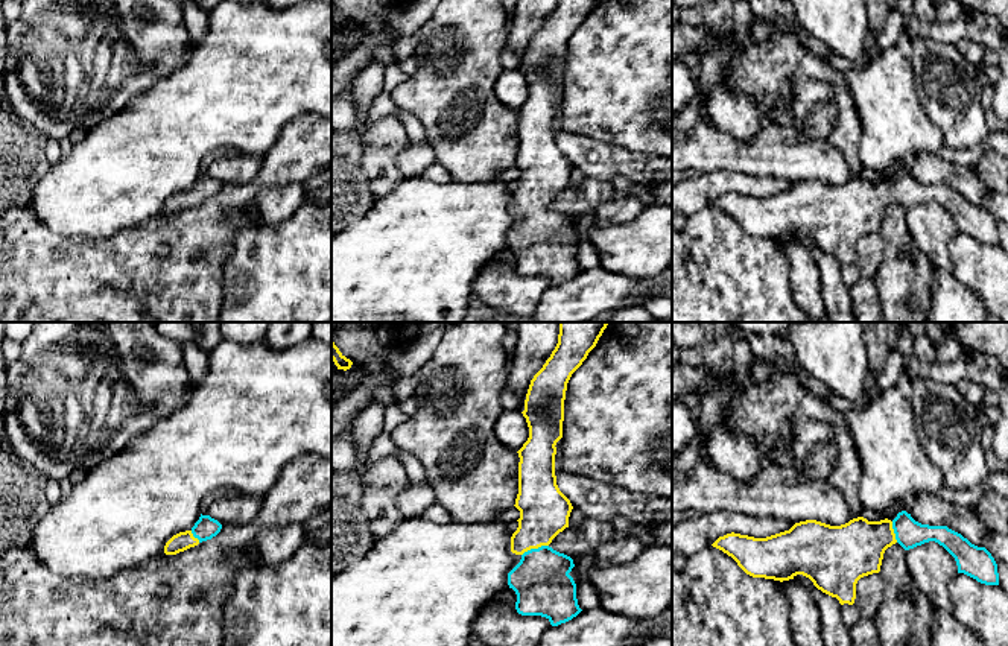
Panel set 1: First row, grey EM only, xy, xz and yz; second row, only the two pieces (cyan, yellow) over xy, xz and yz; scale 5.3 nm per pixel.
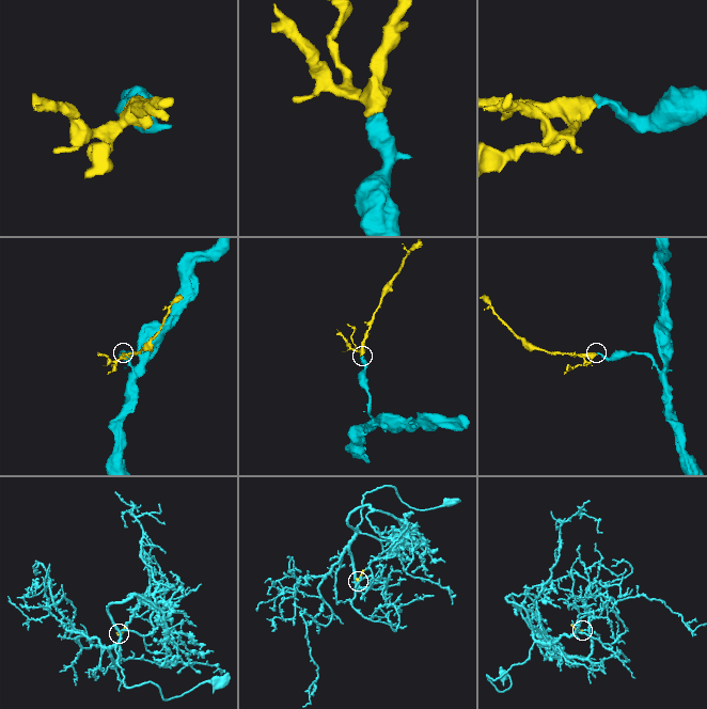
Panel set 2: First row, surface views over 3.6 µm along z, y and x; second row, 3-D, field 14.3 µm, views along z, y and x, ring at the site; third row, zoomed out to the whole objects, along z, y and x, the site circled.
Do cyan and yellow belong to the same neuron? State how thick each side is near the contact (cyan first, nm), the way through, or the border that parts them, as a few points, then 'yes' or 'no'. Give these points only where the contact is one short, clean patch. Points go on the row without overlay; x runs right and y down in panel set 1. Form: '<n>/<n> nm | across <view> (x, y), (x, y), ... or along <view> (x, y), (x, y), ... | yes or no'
300/260 nm | across xz (542, 242), (542, 228), (534, 208), (534, 193), (545, 170) | yes

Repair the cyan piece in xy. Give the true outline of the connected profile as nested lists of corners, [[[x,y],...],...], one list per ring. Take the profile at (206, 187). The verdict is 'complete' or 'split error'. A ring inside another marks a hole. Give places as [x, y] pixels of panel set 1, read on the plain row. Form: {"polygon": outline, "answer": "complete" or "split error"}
{"polygon": [[[202,175],[190,190],[173,195],[164,205],[166,214],[176,214],[202,201],[211,199],[222,188],[222,184],[210,175]]], "answer": "split error"}

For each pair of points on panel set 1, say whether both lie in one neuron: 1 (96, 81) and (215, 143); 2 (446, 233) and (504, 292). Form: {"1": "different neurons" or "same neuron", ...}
{"1": "different neurons", "2": "different neurons"}

